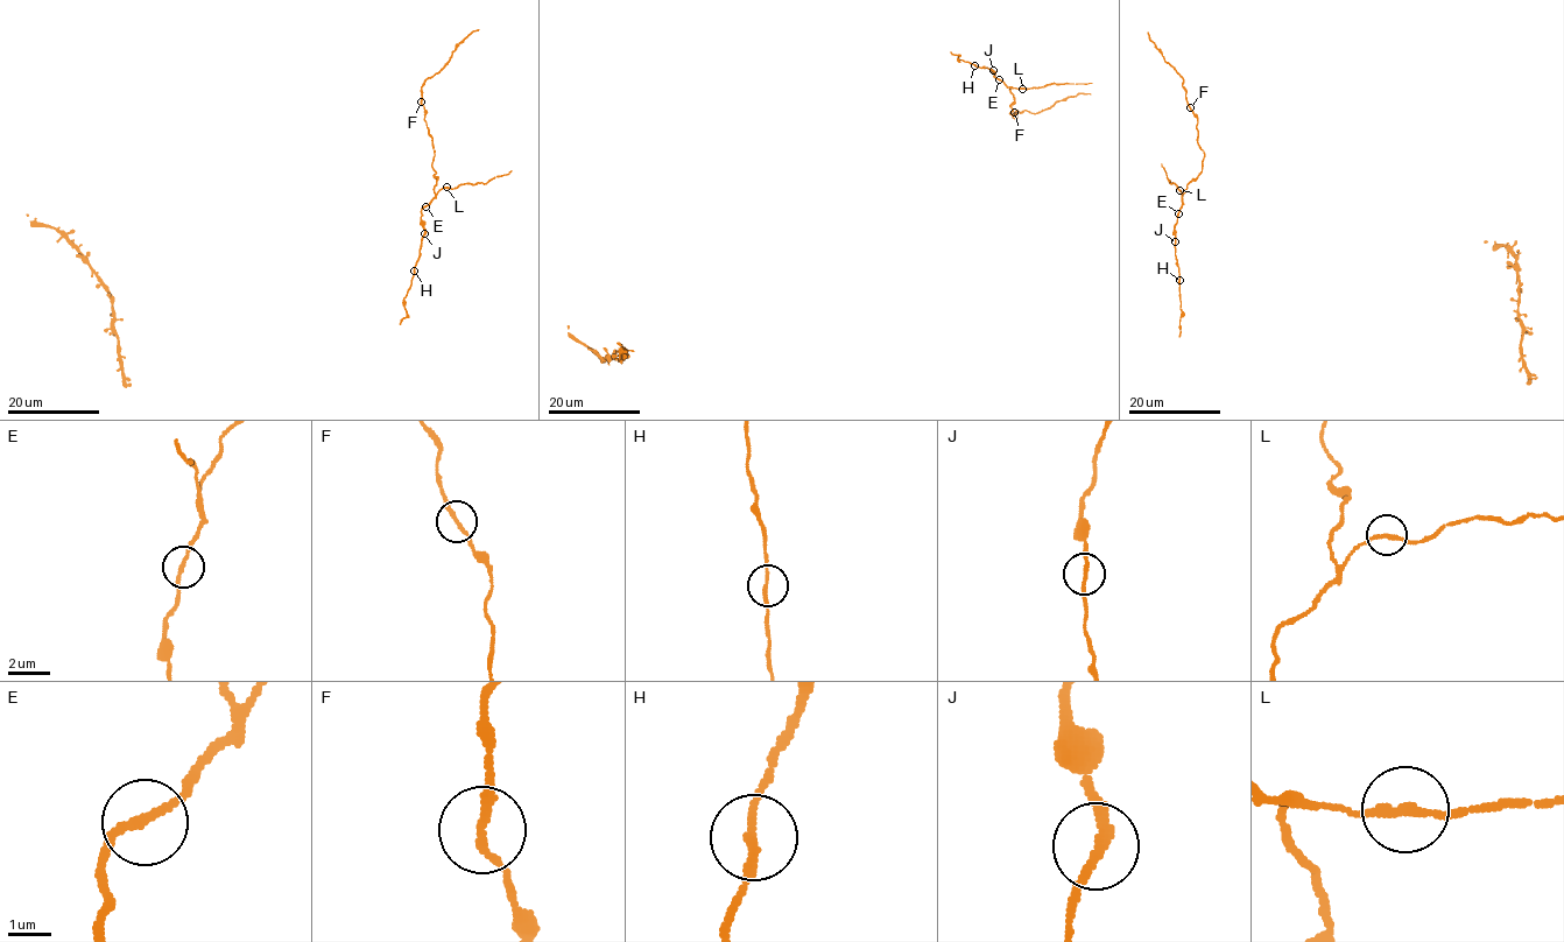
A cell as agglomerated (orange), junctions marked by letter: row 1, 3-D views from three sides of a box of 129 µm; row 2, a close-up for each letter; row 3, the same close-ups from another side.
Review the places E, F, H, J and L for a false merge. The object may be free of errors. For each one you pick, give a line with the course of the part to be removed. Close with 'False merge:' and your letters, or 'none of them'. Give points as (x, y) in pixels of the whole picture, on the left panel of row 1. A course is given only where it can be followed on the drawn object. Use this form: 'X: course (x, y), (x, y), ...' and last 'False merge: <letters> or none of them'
False merge: none of them

